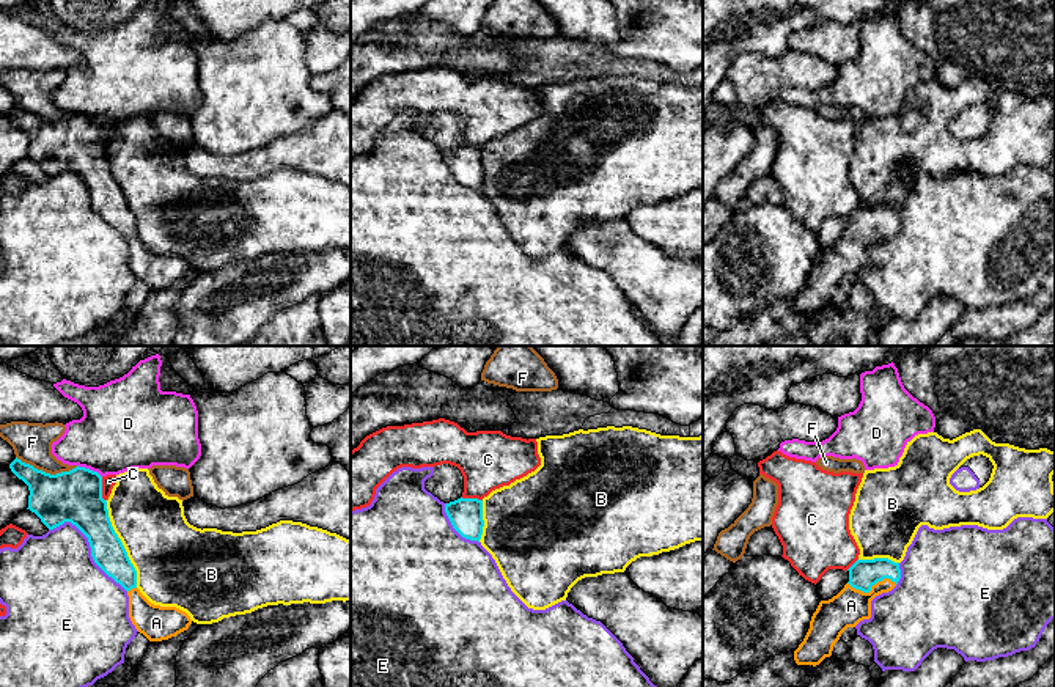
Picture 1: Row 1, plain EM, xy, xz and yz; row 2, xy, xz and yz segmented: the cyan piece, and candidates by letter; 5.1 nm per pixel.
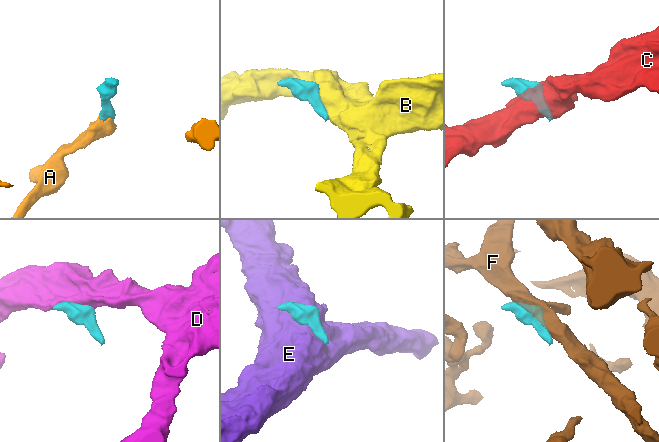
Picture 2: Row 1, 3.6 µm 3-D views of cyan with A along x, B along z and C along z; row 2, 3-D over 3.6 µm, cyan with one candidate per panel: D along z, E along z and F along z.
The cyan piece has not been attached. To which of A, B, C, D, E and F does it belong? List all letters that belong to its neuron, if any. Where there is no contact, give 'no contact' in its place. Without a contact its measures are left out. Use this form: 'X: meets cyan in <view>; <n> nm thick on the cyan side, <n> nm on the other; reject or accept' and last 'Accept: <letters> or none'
A: meets cyan in yz; 150 nm thick on the cyan side, 180 nm on the other; accept
B: meets cyan in xy; 200 nm thick on the cyan side, 380 nm on the other; reject
C: meets cyan in xy; 260 nm thick on the cyan side, 70 nm on the other; reject
D: meets cyan in xy; 260 nm thick on the cyan side, 400 nm on the other; reject
E: meets cyan in xy; 260 nm thick on the cyan side, 460 nm on the other; reject
F: meets cyan in xy; 260 nm thick on the cyan side, 200 nm on the other; reject
Accept: A

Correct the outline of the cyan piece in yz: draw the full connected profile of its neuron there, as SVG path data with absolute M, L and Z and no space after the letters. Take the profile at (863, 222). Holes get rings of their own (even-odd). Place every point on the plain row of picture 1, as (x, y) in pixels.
M888 206L857 208L849 217L849 230L829 248L821 248L810 277L794 299L797 313L819 313L832 303L835 291L847 275L871 266L871 248L891 239L899 226L899 211Z

